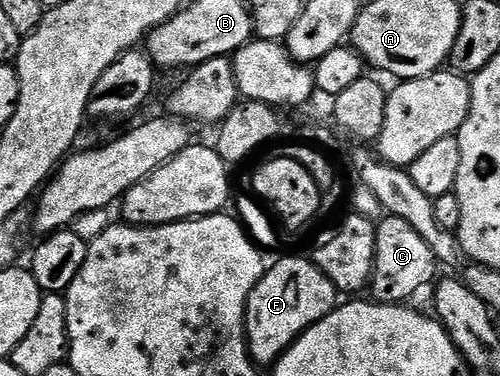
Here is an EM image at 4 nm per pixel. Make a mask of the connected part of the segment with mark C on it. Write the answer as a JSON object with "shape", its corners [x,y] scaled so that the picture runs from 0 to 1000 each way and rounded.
{"shape":[[[770,572],[752,596],[752,702],[744,710],[740,787],[754,809],[806,809],[822,801],[820,793],[830,777],[844,774],[856,753],[862,758],[874,742],[872,721],[876,705],[868,686],[868,665],[860,665],[860,654],[852,654],[852,644],[844,644],[834,617],[816,593],[804,590],[804,580]]]}

